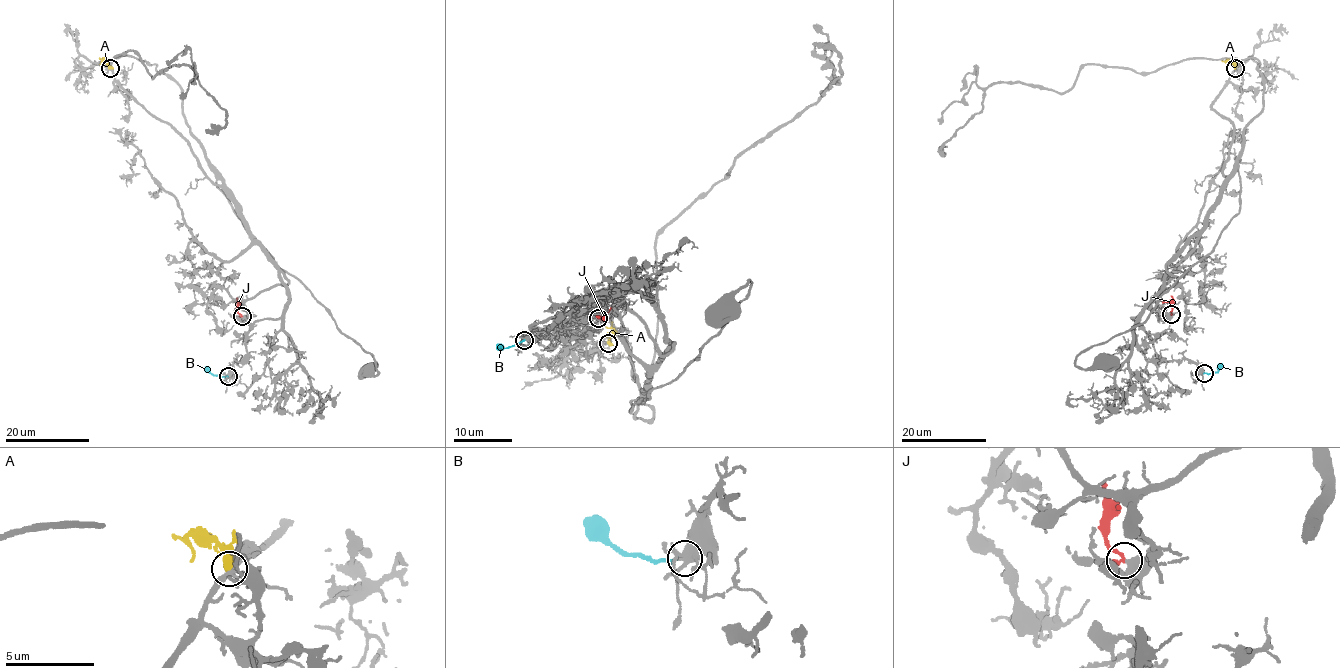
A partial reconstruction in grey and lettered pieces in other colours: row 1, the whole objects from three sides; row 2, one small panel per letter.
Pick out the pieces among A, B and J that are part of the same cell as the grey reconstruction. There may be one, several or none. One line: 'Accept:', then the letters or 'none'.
Accept: J

